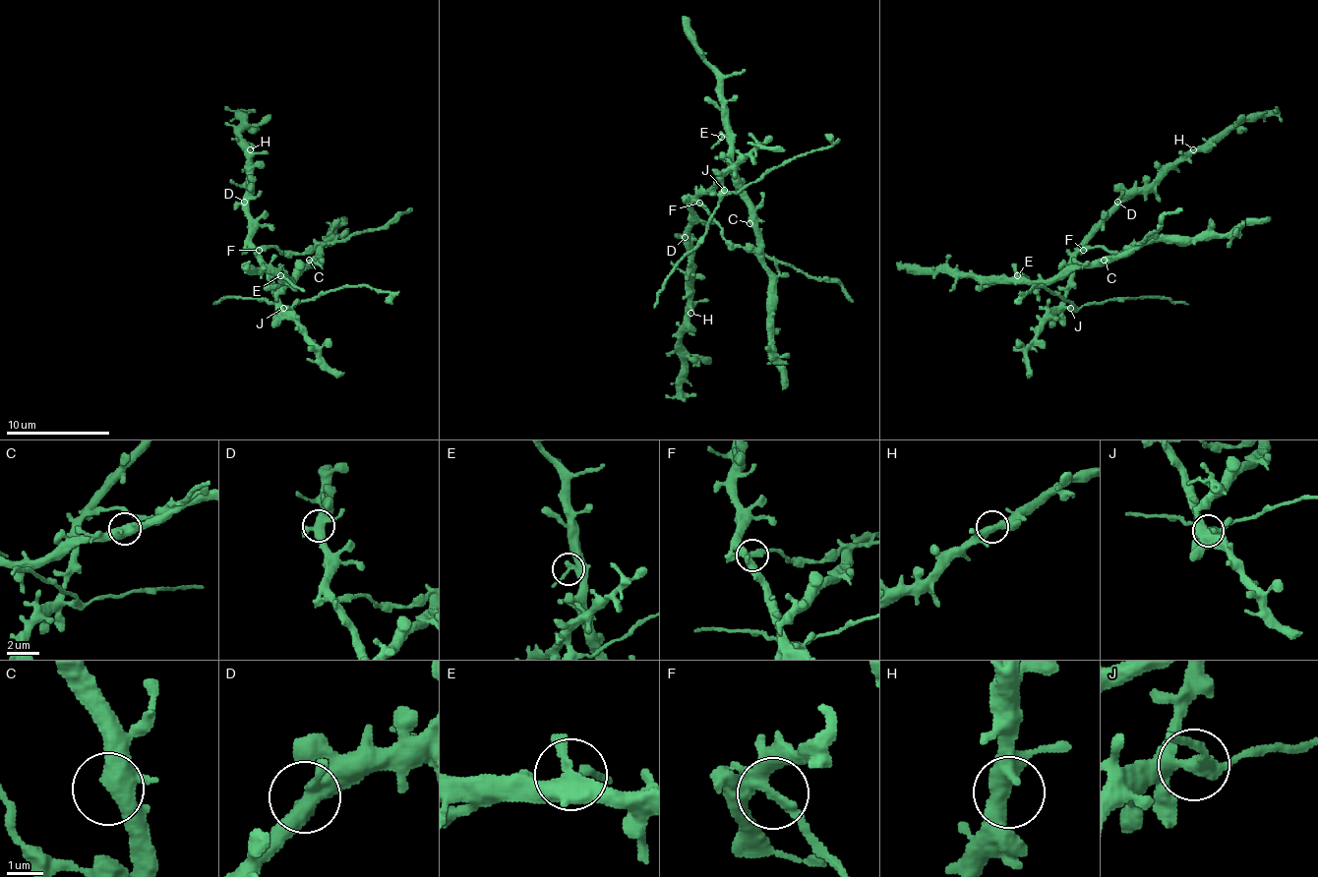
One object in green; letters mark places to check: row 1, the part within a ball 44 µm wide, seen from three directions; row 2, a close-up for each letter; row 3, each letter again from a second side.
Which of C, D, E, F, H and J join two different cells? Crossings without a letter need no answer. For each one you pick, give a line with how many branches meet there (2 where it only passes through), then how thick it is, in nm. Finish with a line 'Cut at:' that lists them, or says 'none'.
F: 3 branches meet; 320 nm thick
J: 3 branches meet; 400 nm thick
Cut at: F, J

